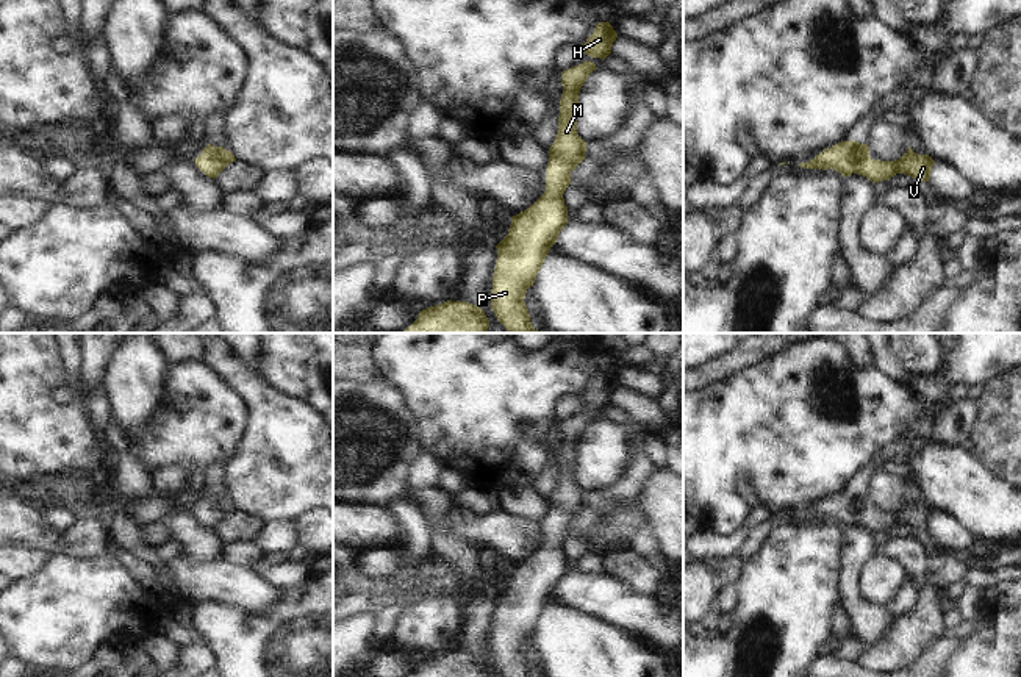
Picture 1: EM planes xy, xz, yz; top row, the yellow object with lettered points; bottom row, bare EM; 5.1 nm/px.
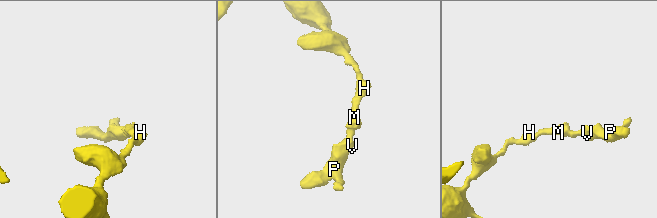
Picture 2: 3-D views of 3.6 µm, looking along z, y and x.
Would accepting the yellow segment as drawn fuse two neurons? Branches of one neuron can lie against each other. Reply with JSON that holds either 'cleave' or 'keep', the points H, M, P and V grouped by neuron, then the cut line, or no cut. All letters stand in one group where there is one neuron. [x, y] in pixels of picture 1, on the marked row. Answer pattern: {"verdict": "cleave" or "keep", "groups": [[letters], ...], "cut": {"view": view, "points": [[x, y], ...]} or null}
{"verdict": "keep", "groups": [["H", "M", "P", "V"]], "cut": null}

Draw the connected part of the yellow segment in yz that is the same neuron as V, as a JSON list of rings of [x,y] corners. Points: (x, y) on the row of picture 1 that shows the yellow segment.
[[[843,141],[824,149],[808,163],[801,163],[804,169],[833,169],[843,177],[858,174],[879,183],[890,180],[896,174],[905,174],[919,181],[929,181],[935,161],[929,155],[918,155],[910,147],[899,159],[880,161],[869,156],[868,144]]]

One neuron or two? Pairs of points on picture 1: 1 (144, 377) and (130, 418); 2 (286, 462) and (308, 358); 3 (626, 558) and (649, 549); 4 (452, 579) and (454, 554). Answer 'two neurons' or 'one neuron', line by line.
1: one neuron
2: two neurons
3: two neurons
4: two neurons

